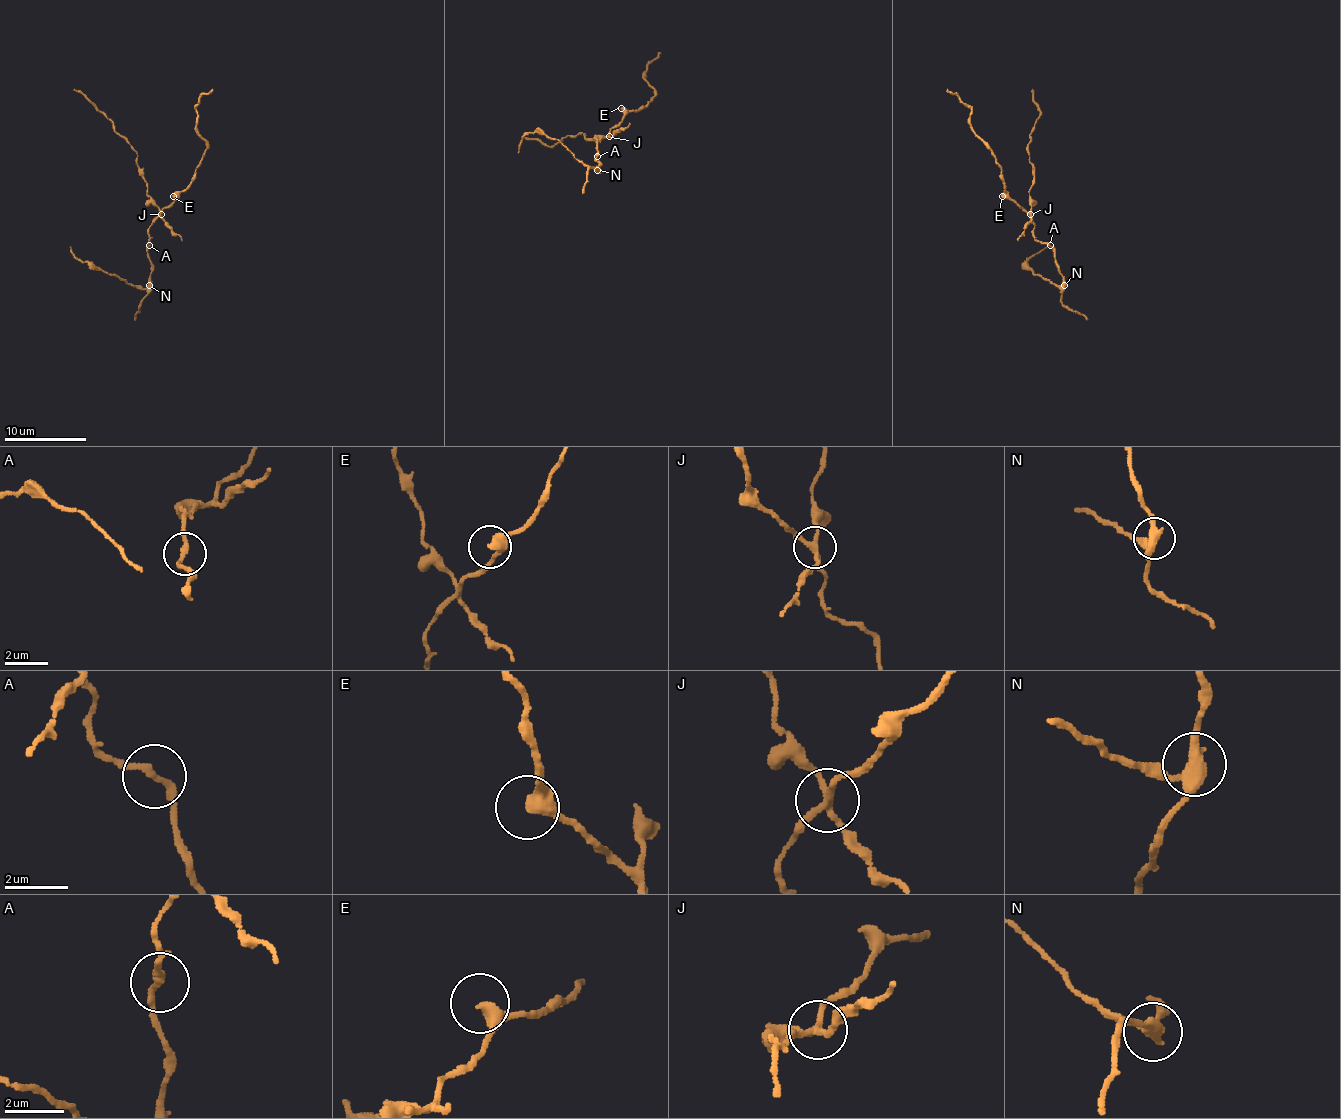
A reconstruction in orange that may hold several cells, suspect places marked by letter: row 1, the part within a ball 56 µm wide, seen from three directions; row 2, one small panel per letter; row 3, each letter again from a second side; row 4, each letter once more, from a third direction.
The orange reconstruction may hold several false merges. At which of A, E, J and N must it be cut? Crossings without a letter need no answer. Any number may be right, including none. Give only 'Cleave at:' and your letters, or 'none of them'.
Cleave at: J, N

